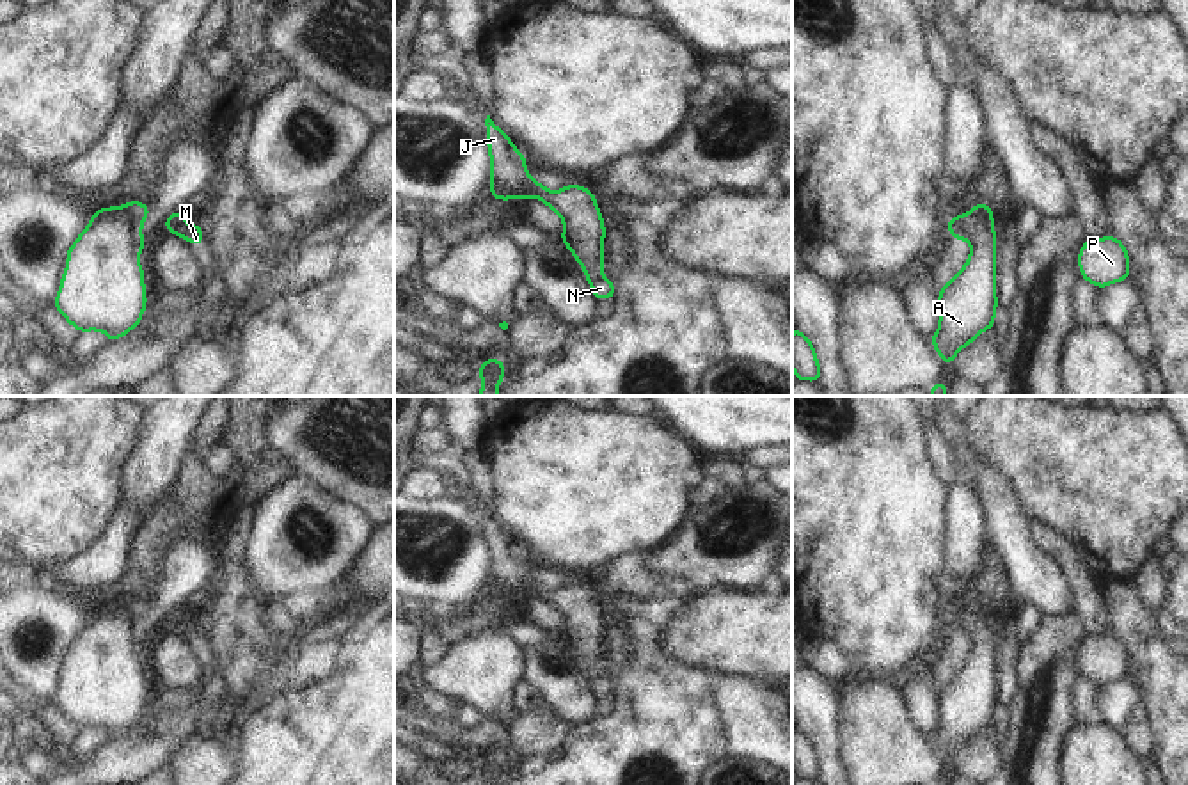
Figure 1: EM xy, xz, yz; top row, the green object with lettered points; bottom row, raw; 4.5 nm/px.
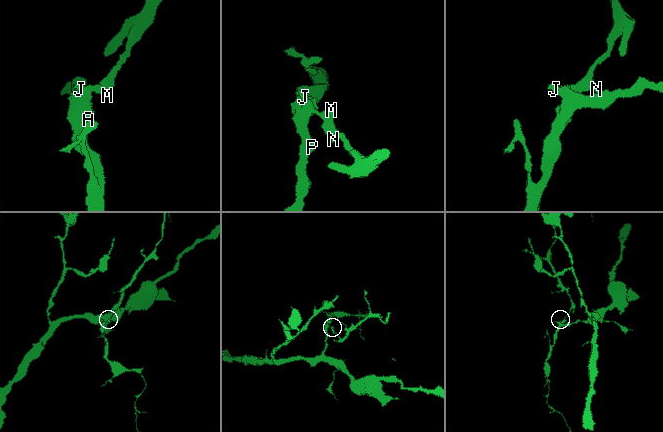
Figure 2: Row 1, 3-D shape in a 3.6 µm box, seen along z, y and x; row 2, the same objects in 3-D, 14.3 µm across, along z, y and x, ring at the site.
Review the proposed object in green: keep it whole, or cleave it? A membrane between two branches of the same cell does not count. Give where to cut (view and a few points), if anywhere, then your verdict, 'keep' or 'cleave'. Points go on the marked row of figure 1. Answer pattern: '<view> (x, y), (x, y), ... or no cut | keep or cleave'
xy (123, 206), (123, 212), (139, 228) | cleave

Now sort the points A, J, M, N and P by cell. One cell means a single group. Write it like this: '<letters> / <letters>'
A J P / M N

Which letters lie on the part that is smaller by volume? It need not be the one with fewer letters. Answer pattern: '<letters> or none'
M, N

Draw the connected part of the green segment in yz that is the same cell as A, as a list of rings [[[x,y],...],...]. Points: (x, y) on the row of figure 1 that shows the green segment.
[[[975,215],[950,217],[952,238],[971,243],[971,254],[962,270],[938,291],[939,327],[931,337],[945,364],[980,332],[994,325],[996,302],[996,233],[993,220]]]

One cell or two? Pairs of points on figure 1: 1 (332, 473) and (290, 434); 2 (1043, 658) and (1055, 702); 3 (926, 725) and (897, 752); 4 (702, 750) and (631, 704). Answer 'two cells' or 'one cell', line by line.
1: one cell
2: one cell
3: two cells
4: one cell

